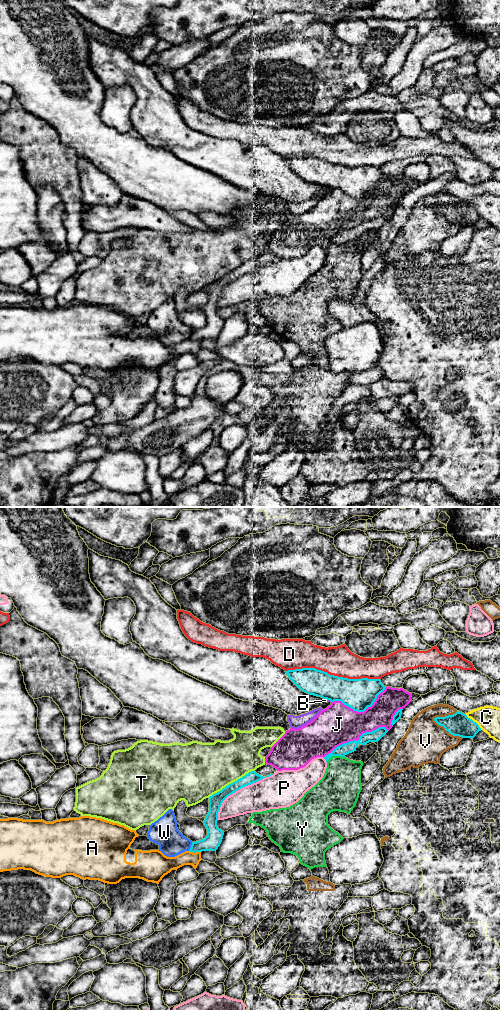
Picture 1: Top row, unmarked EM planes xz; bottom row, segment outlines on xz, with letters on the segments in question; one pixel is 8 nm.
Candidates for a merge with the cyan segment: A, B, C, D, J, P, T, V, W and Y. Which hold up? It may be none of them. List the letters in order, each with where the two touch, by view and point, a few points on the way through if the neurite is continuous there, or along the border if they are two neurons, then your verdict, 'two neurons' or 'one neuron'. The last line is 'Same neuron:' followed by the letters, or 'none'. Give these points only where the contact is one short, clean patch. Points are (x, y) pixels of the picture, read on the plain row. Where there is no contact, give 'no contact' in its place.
A: xz (195, 340) | along xz (189, 338), (200, 340) | two neurons
B: xz (328, 187) | along xz (324, 186), (331, 189) | two neurons
C: xz (472, 208) | two neurons
D: xz (332, 163) | two neurons
J: xz (355, 228) | two neurons
P: xz (239, 277) | two neurons
T: xz (231, 271) | two neurons
V: xz (447, 218) | two neurons
W: xz (191, 334) | along xz (192, 330), (188, 338) | two neurons
Y: xz (335, 243) | two neurons
Same neuron: none

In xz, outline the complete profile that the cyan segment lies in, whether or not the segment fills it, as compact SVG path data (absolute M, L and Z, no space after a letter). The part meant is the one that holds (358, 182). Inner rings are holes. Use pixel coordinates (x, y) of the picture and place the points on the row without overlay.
M315 156L285 160L301 179L331 190L341 189L357 200L364 200L371 195L377 184L386 176L380 167L348 167Z

